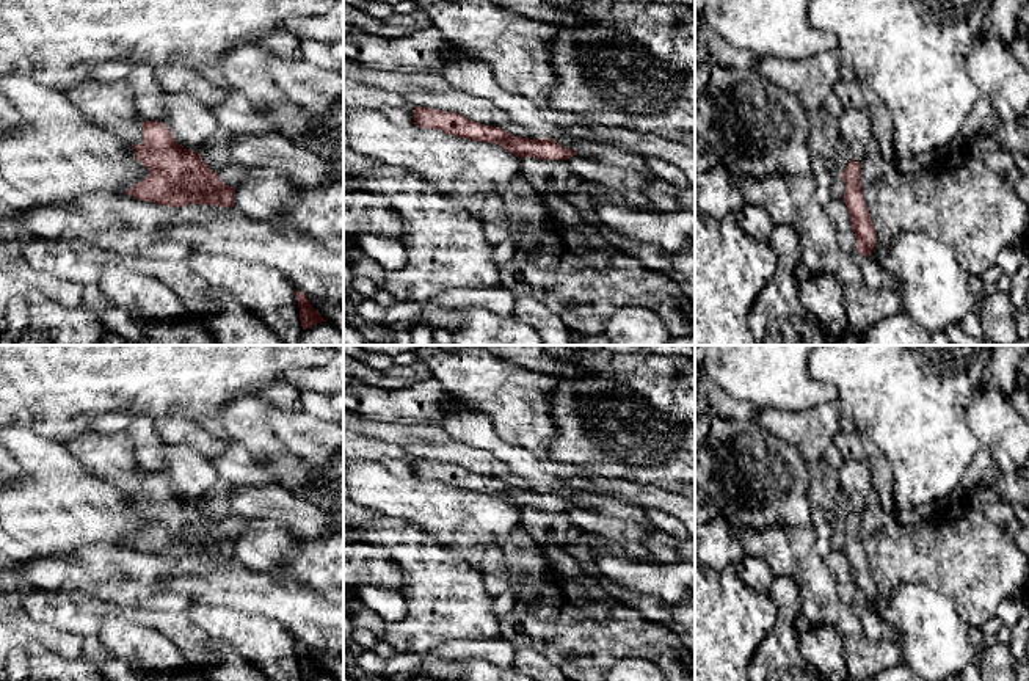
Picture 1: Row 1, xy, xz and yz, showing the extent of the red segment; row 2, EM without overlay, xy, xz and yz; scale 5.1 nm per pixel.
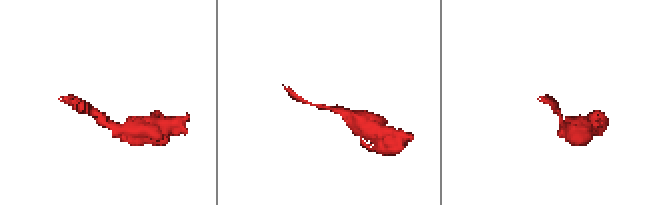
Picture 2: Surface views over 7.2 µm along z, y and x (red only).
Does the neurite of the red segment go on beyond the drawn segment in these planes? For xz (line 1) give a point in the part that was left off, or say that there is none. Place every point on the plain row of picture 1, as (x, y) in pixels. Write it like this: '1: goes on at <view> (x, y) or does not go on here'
1: does not go on here

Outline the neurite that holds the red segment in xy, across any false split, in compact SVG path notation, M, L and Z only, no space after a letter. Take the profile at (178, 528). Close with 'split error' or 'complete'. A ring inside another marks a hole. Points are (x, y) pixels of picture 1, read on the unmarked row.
M144 471L143 485L143 494L132 499L149 527L124 546L169 559L234 559L235 538L223 535L218 524L198 504L179 496L163 474Z; complete

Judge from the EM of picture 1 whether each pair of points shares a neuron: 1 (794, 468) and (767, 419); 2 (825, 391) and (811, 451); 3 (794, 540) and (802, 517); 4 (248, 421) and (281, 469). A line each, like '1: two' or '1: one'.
1: two
2: two
3: two
4: one

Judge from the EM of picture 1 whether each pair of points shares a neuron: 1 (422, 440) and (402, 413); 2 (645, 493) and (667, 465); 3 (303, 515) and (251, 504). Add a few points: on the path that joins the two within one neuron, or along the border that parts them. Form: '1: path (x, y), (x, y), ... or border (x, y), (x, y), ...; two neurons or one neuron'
1: border (405, 424), (435, 424), (441, 427); two neurons
2: border (615, 477), (654, 485), (678, 495); two neurons
3: path (290, 510), (278, 504), (264, 504); one neuron

